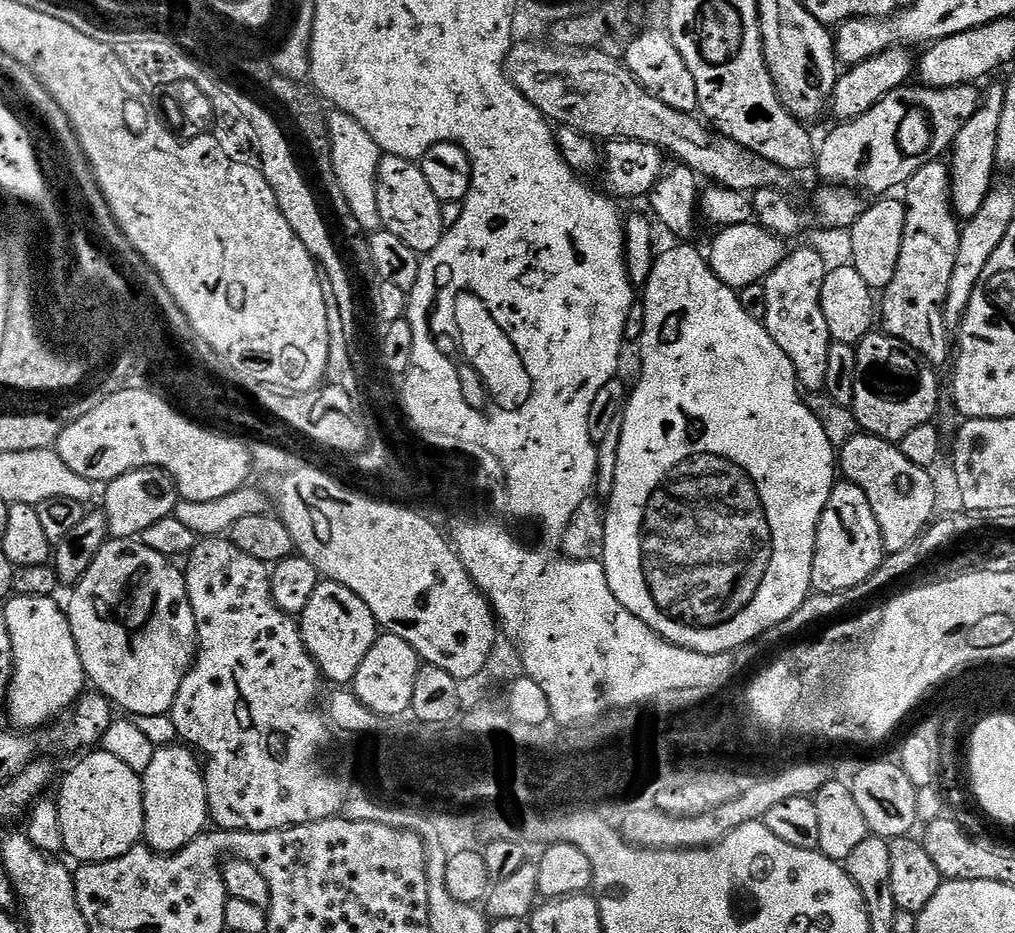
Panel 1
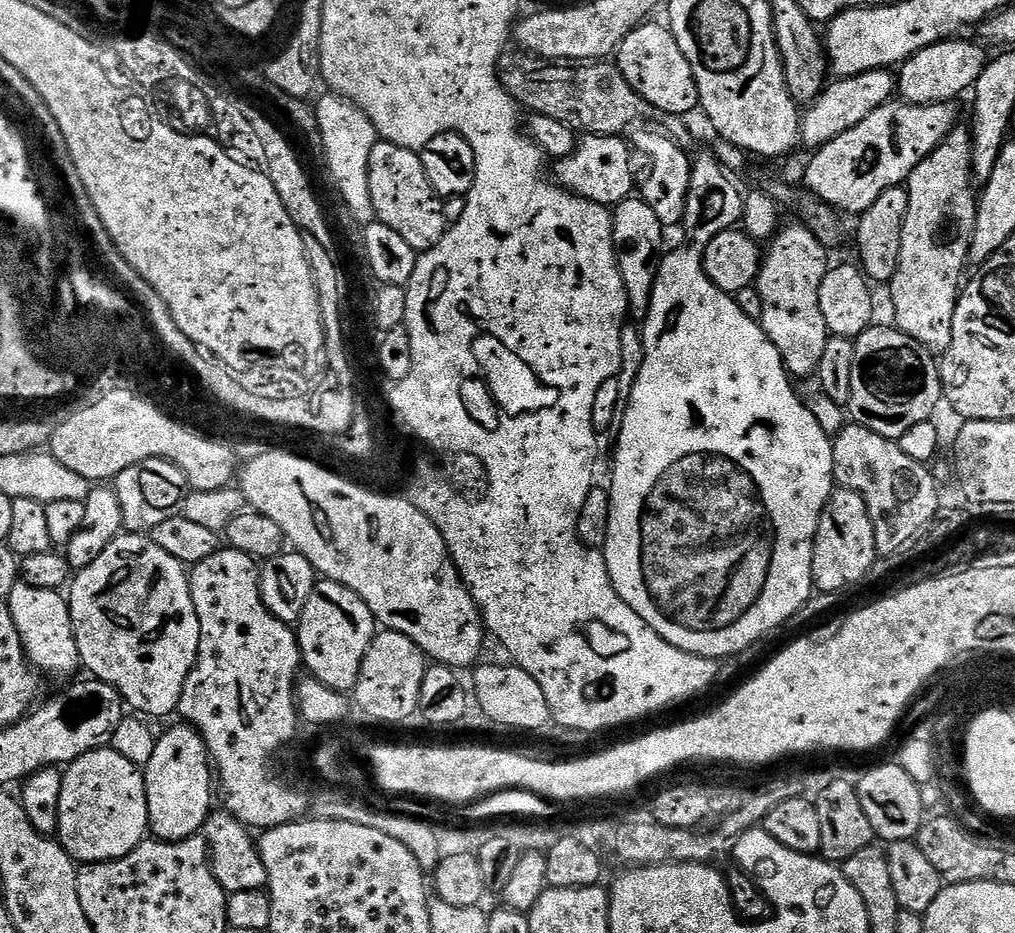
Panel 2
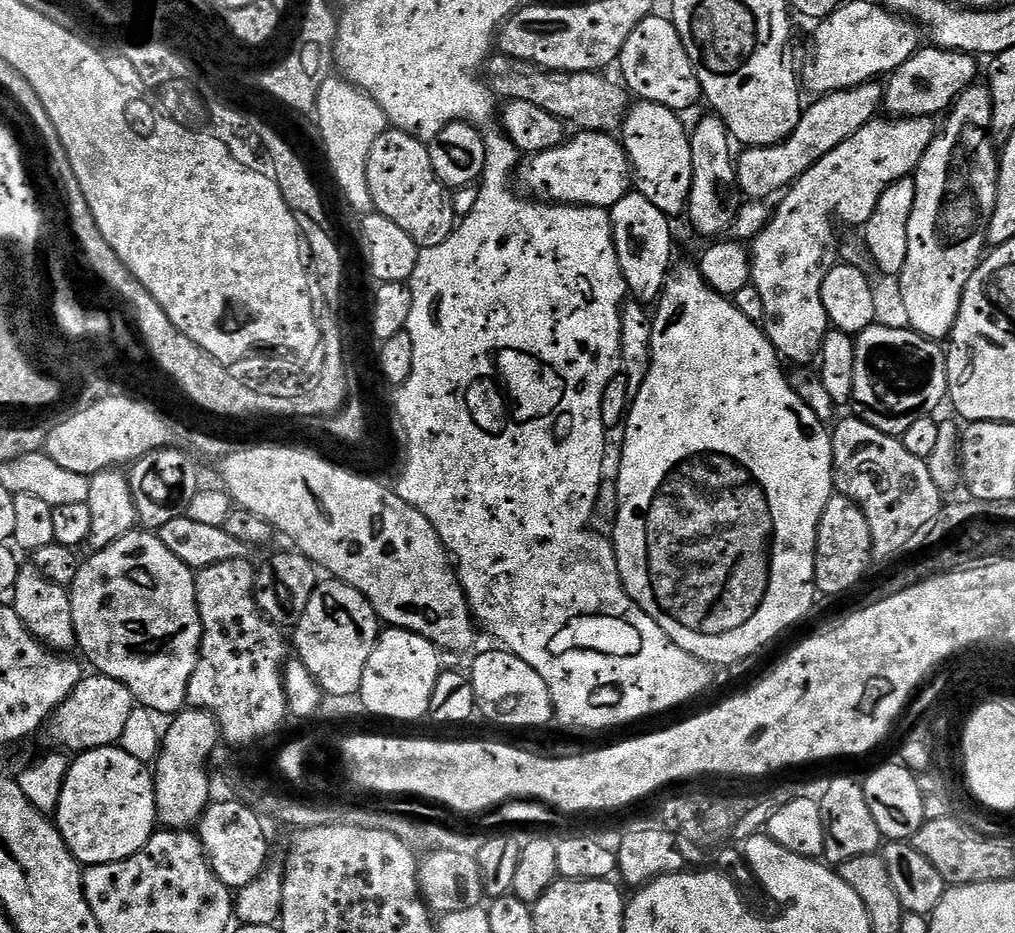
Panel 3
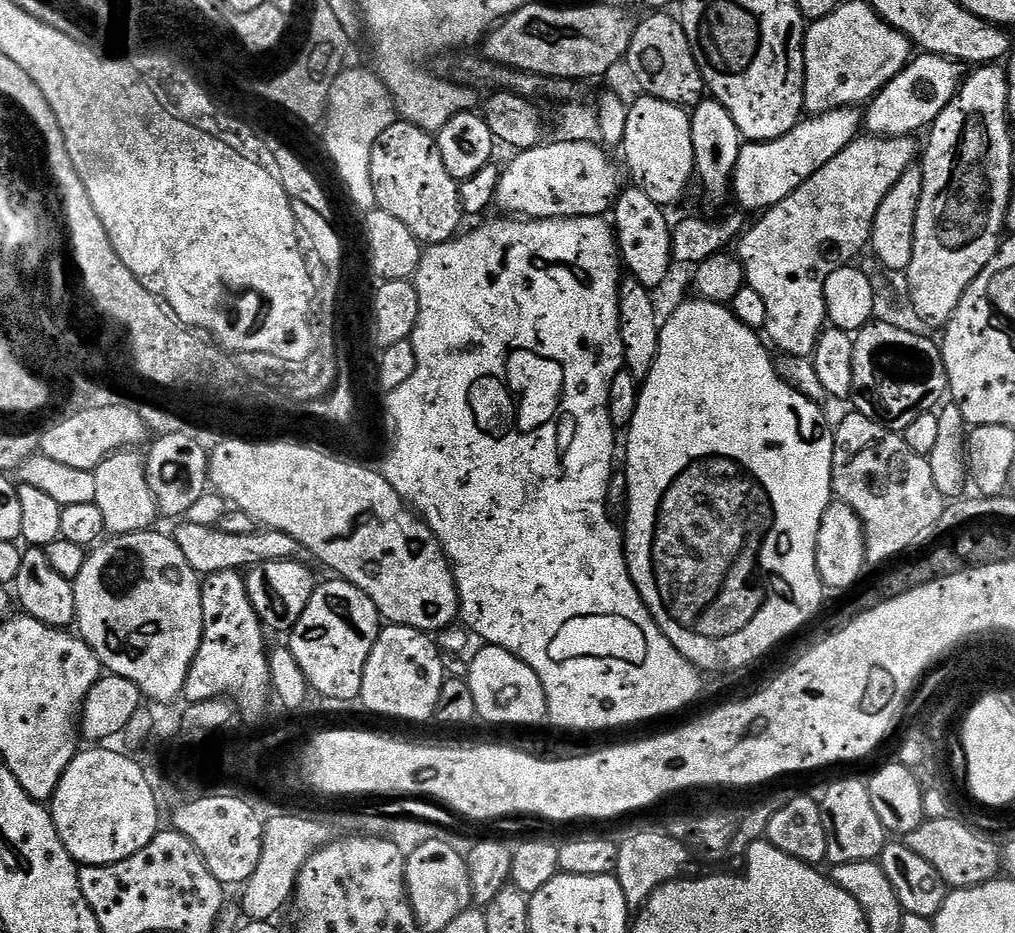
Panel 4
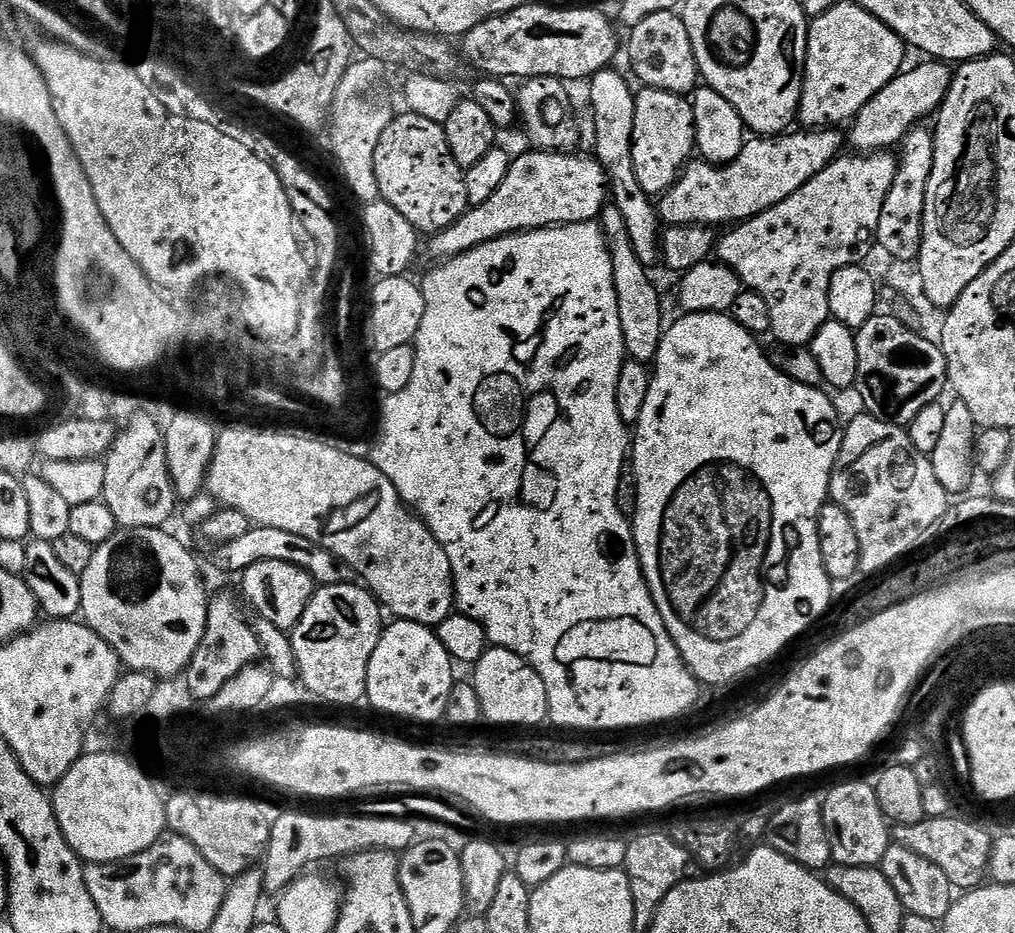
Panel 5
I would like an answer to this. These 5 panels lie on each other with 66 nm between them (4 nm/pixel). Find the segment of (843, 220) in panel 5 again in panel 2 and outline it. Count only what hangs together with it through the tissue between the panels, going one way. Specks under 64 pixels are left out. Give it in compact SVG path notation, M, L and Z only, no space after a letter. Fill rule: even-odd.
M900 98L878 106L878 110L870 114L870 118L862 118L858 126L846 130L846 134L838 134L838 138L811 153L812 161L804 172L803 183L830 207L845 213L863 214L867 208L874 206L874 202L878 202L883 192L901 187L909 174L957 127L958 120L952 107L951 103L910 104ZM795 223L789 228L788 225L781 227L763 253L760 275L755 282L762 296L762 318L758 323L770 342L774 342L788 375L812 378L820 371L822 353L830 335L818 303L818 290L822 290L822 278L826 278L830 267L830 252L811 229Z

